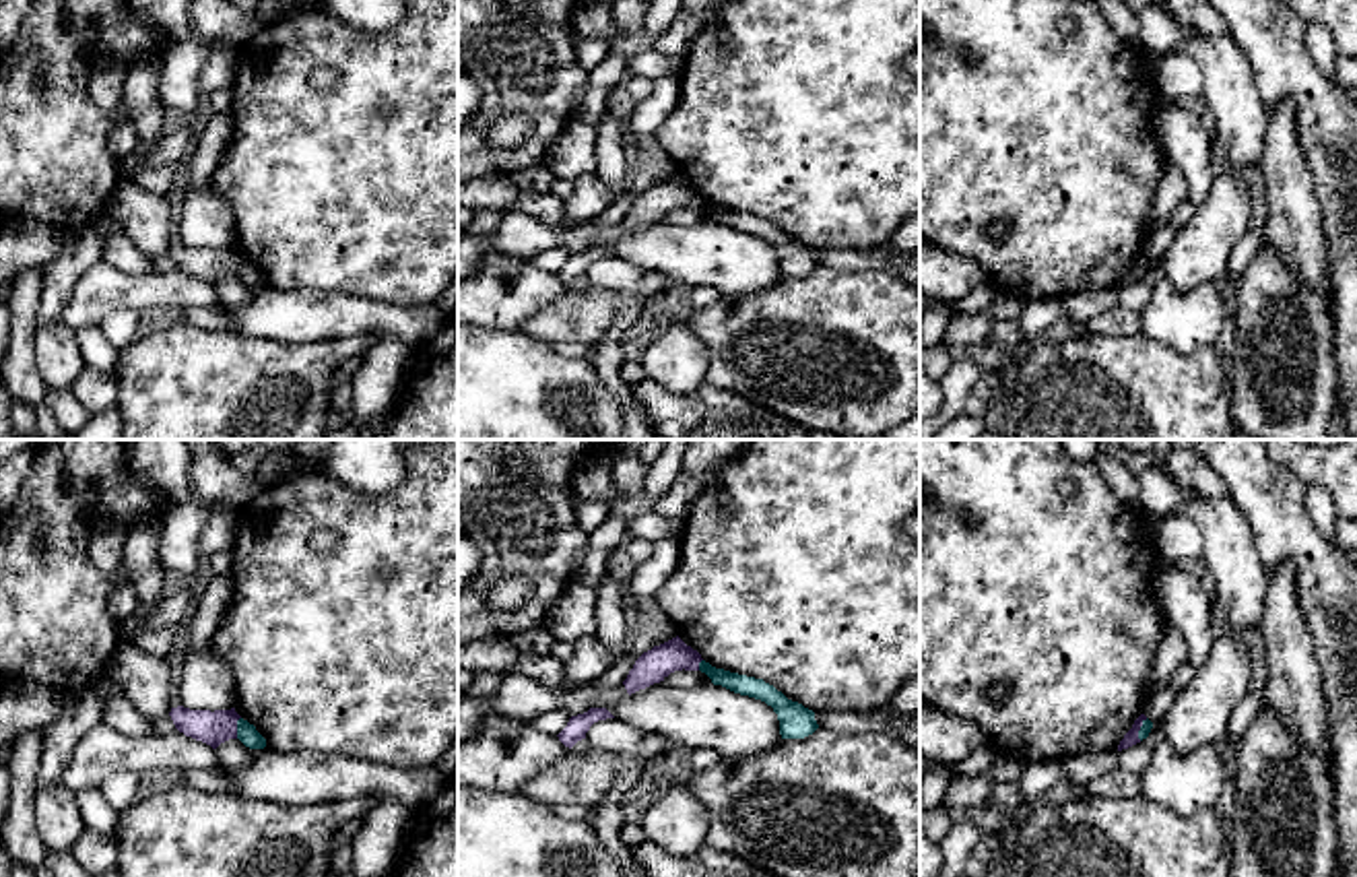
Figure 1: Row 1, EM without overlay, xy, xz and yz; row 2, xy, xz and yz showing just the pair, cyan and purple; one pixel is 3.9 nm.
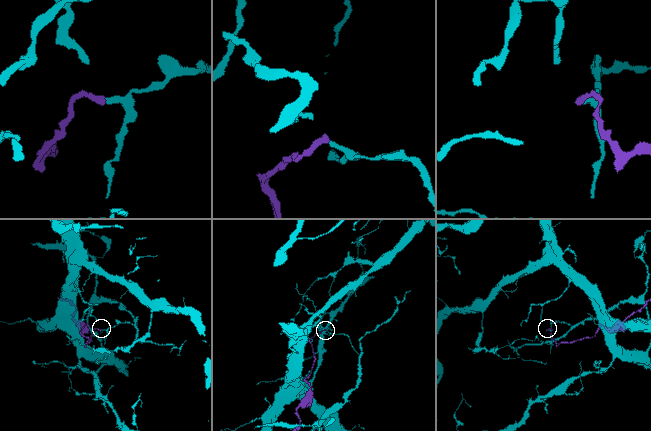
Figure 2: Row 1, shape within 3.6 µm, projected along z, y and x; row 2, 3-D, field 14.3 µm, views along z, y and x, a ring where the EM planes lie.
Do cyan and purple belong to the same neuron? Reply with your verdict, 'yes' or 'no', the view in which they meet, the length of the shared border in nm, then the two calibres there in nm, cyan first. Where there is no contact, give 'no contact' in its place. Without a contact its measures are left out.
no | xy | 90 nm | 80/130 nm

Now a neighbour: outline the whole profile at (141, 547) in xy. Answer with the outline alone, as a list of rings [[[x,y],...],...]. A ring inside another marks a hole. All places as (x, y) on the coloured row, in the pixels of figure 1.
[[[155,524],[126,530],[122,559],[128,565],[140,609],[151,609],[165,596],[159,541],[161,528]]]

